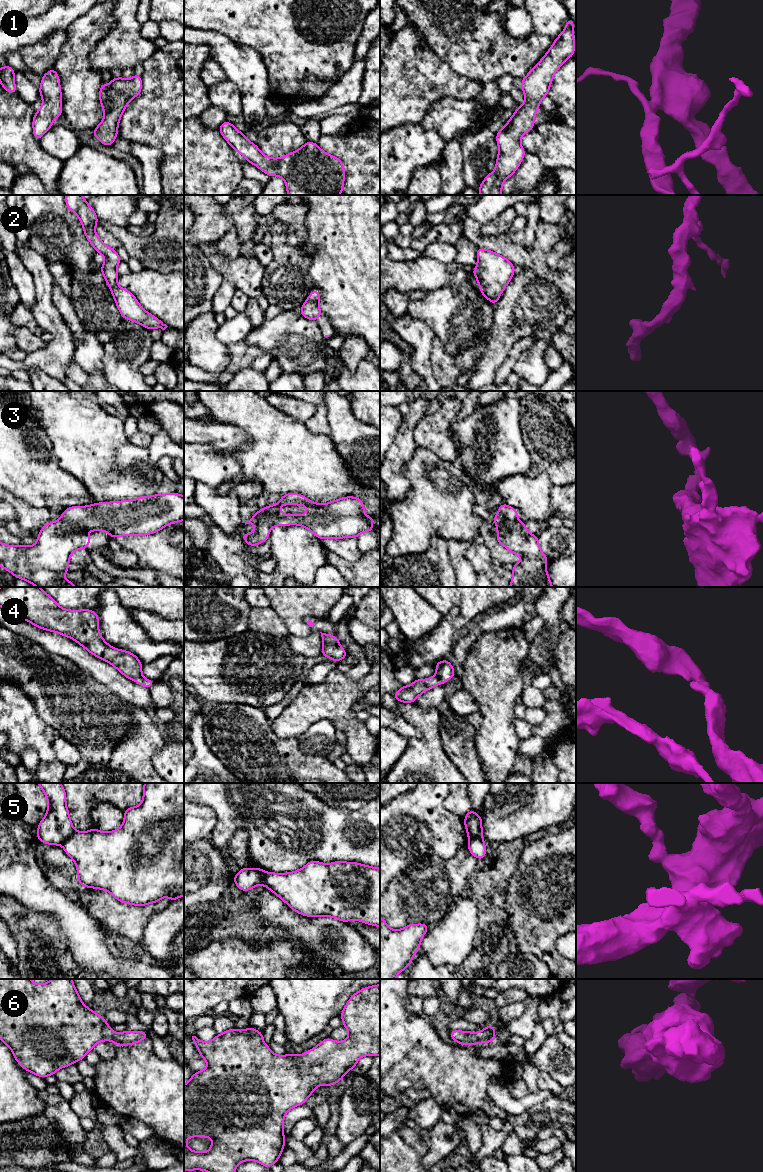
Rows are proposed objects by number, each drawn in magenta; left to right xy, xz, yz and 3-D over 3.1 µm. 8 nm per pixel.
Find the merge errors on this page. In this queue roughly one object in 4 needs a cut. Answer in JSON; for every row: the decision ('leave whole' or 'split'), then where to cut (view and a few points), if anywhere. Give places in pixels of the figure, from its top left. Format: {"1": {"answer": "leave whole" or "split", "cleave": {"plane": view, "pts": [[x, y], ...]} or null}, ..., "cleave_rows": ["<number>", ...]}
{"1": {"answer": "leave whole", "cleave": null}, "2": {"answer": "leave whole", "cleave": null}, "3": {"answer": "leave whole", "cleave": null}, "4": {"answer": "leave whole", "cleave": null}, "5": {"answer": "split", "cleave": {"plane": "xy", "pts": [[74, 830], [62, 845]]}}, "6": {"answer": "leave whole", "cleave": null}, "cleave_rows": ["5"]}

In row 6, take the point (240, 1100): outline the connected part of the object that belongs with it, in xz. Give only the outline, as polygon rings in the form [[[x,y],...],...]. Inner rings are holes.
[[[380,984],[354,993],[340,1017],[349,1032],[346,1040],[337,1042],[330,1037],[325,1038],[300,1056],[275,1055],[264,1043],[263,1033],[250,1026],[242,1031],[229,1029],[208,1042],[192,1036],[194,1045],[208,1066],[195,1072],[184,1085],[184,1171],[235,1172],[243,1161],[256,1161],[268,1168],[278,1162],[285,1146],[283,1122],[286,1113],[303,1105],[320,1084],[330,1087],[338,1083],[348,1070],[355,1069],[361,1057],[380,1055]],[[189,1137],[209,1137],[213,1140],[212,1146],[207,1152],[195,1152],[186,1145]]]

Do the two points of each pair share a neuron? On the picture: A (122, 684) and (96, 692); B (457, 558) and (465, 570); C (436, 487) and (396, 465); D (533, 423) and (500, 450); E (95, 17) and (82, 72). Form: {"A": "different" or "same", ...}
{"A": "different", "B": "same", "C": "different", "D": "different", "E": "same"}

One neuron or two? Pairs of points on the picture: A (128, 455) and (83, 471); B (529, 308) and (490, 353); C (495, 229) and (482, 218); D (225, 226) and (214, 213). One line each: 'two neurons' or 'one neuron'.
A: one neuron
B: one neuron
C: two neurons
D: one neuron

